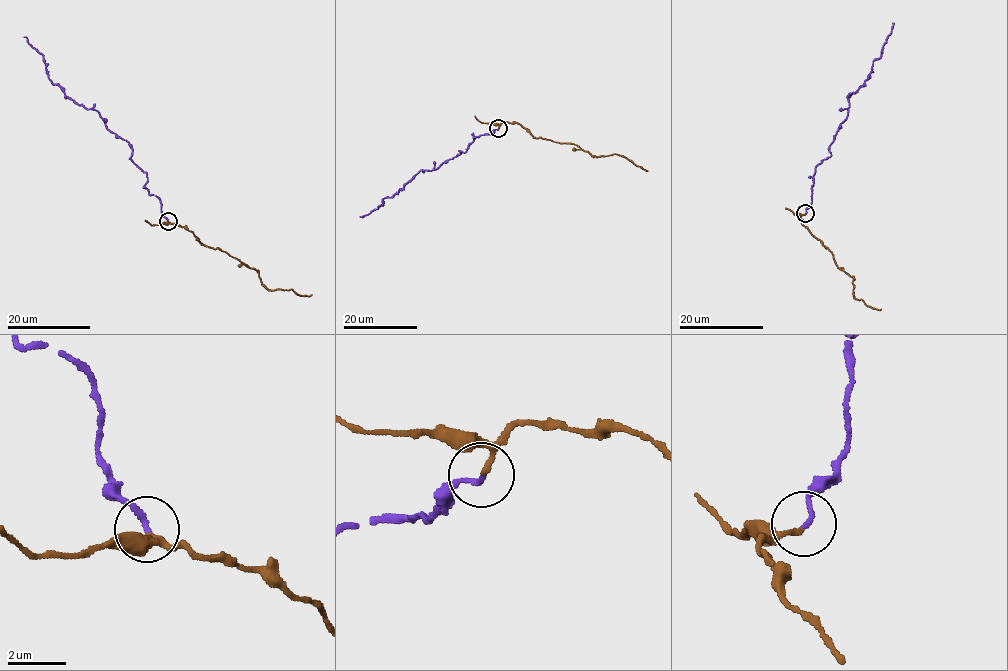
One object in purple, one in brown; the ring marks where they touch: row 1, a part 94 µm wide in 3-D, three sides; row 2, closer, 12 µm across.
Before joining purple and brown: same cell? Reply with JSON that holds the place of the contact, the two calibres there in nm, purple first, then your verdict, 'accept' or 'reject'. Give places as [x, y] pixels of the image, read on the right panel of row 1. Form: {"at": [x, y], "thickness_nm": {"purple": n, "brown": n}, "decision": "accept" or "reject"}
{"at": [805, 213], "thickness_nm": {"purple": 170, "brown": 170}, "decision": "accept"}

